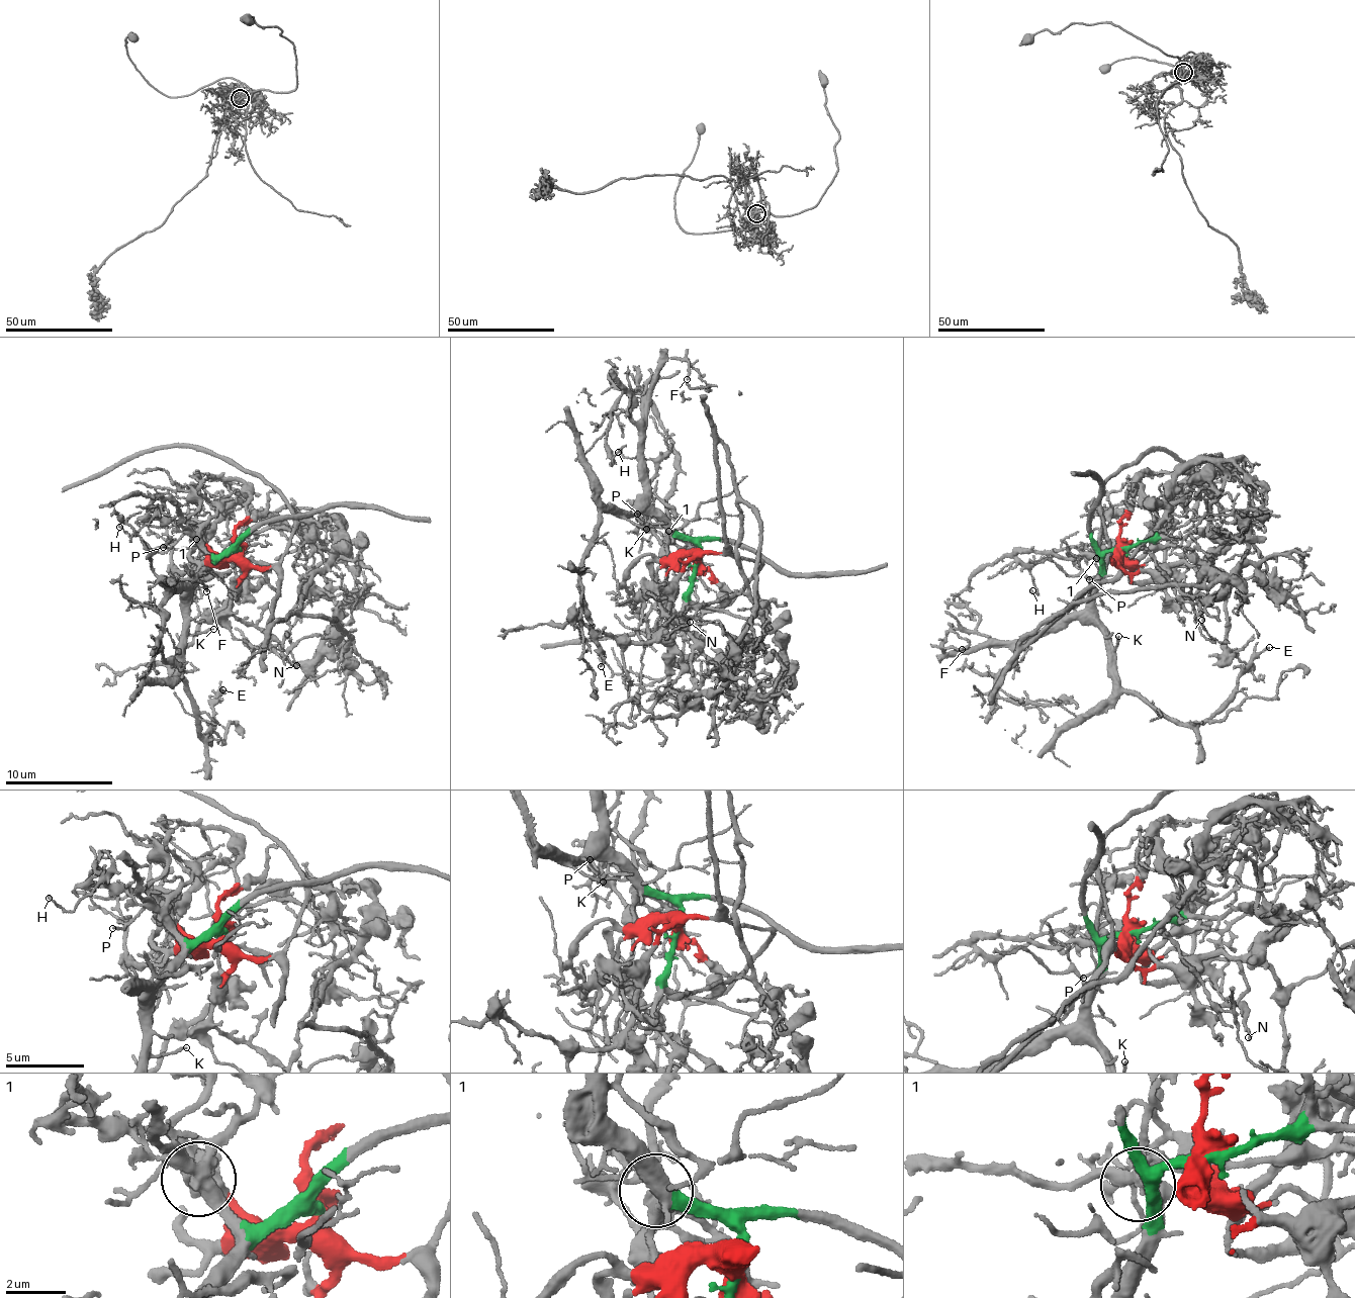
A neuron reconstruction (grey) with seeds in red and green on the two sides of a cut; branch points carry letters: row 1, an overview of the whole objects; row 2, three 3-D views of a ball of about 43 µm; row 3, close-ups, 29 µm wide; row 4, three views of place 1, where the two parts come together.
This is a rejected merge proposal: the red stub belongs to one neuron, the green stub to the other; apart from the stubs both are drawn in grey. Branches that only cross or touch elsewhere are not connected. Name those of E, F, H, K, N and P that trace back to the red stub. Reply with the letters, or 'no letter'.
N

